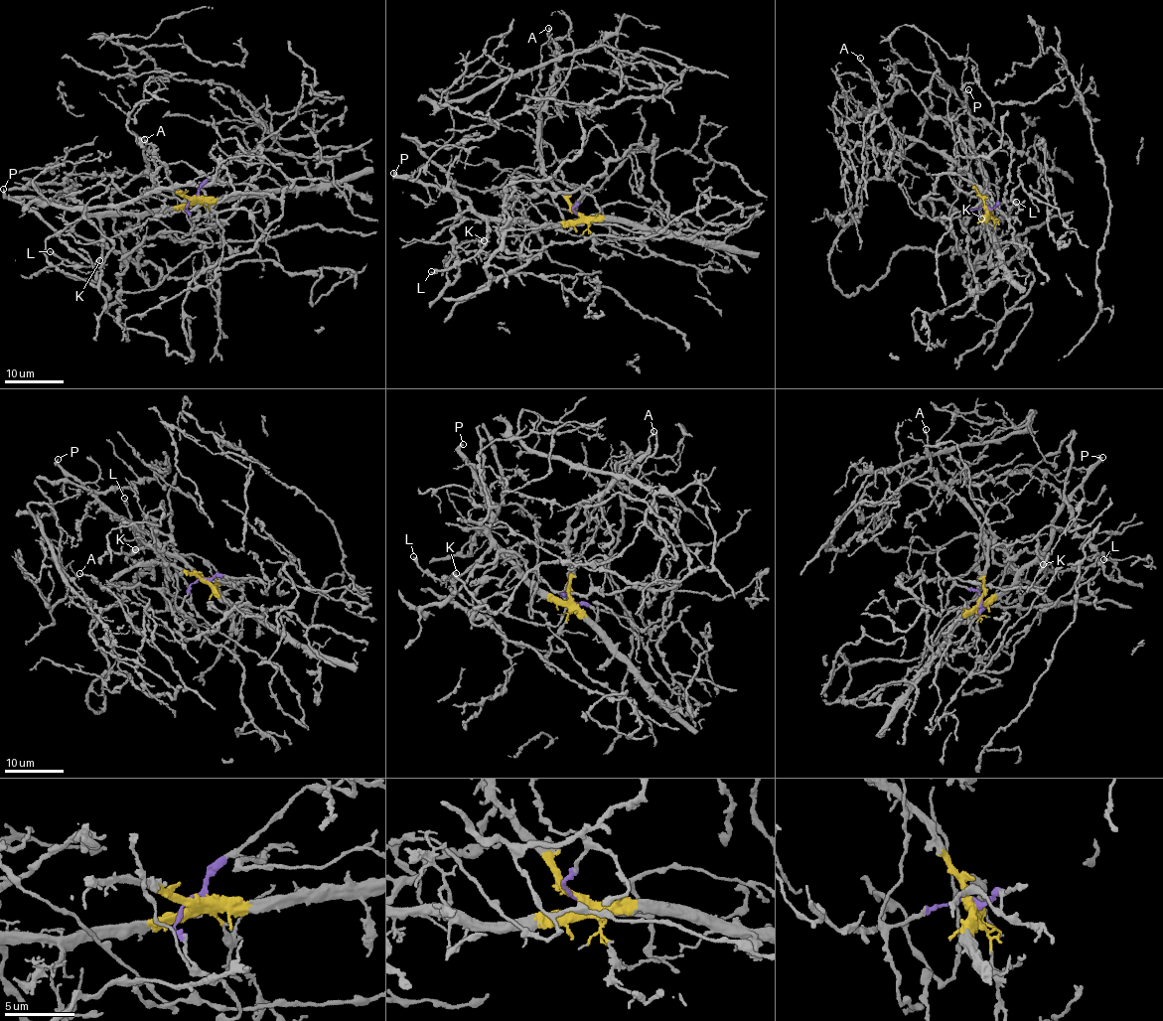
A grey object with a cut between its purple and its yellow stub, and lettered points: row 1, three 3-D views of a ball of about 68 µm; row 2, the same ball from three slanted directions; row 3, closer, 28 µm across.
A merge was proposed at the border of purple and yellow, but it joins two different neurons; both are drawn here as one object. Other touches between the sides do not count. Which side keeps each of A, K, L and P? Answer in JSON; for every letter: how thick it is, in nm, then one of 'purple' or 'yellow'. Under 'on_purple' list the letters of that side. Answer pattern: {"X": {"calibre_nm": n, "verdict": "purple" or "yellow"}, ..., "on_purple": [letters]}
{"A": {"calibre_nm": 170, "verdict": "yellow"}, "K": {"calibre_nm": 180, "verdict": "yellow"}, "L": {"calibre_nm": 160, "verdict": "yellow"}, "P": {"calibre_nm": 190, "verdict": "yellow"}, "on_purple": []}

